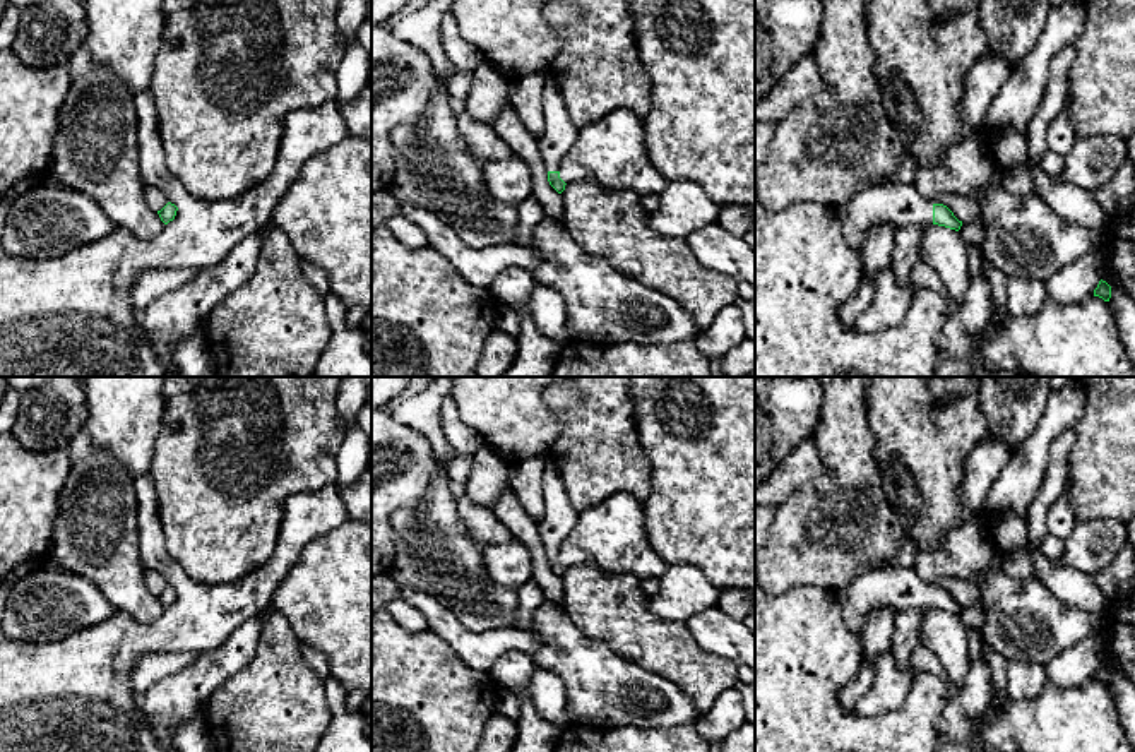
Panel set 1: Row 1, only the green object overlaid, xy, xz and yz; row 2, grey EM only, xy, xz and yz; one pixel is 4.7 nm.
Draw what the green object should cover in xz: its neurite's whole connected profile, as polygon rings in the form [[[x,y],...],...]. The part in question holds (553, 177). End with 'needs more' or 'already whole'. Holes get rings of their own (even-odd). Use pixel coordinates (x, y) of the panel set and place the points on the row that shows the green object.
[[[548,79],[543,91],[543,110],[544,132],[538,139],[538,146],[548,170],[548,182],[562,194],[567,185],[560,178],[562,161],[575,144],[579,128],[570,122],[562,93]]] | needs more

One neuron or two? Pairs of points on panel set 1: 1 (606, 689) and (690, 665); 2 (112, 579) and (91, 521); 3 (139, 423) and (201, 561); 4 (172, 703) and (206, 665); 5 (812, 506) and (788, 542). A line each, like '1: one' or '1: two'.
1: two
2: one
3: two
4: one
5: one

